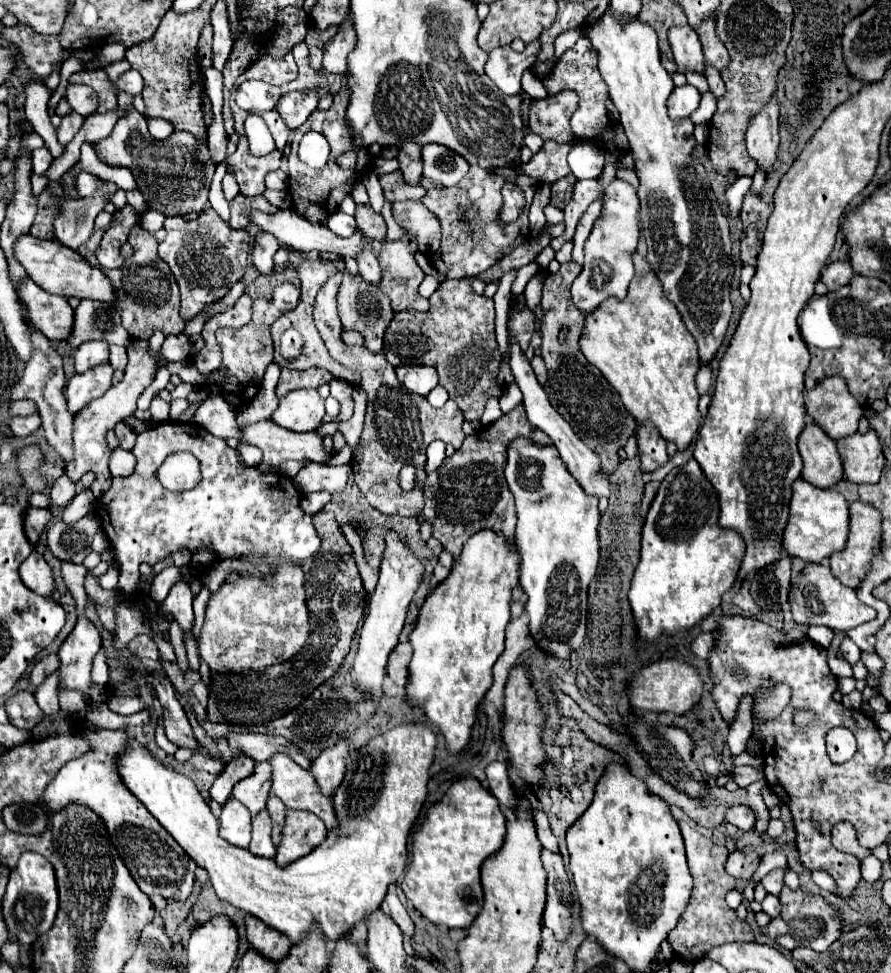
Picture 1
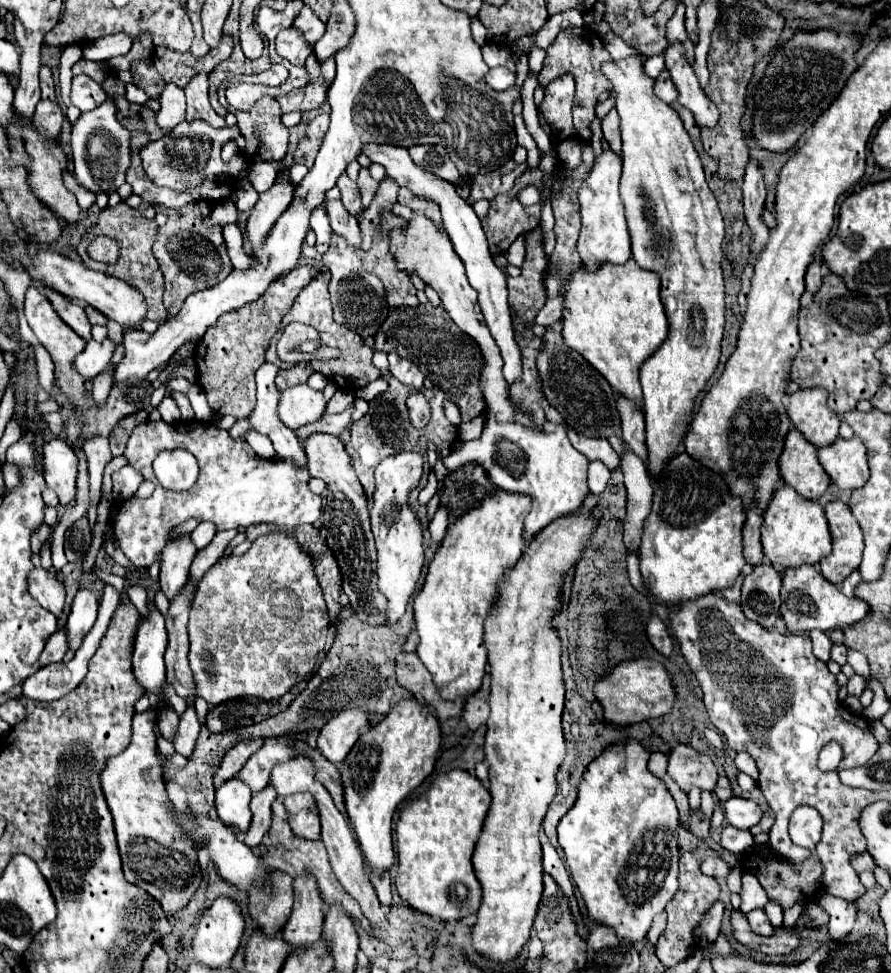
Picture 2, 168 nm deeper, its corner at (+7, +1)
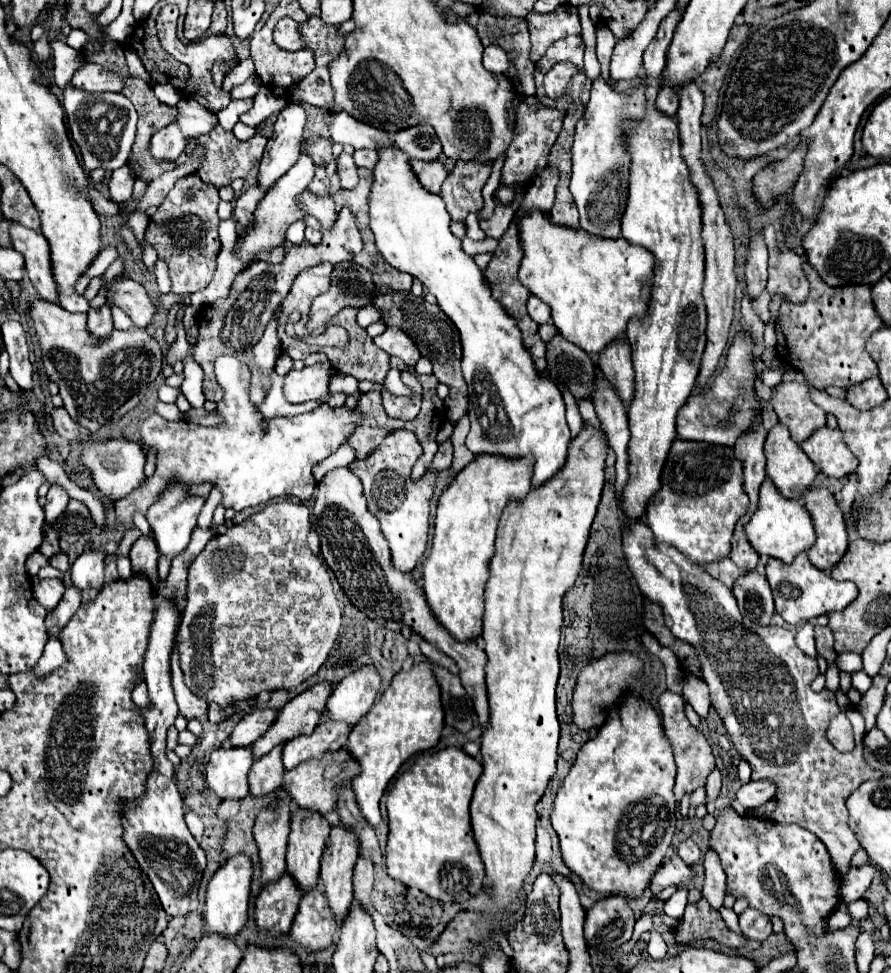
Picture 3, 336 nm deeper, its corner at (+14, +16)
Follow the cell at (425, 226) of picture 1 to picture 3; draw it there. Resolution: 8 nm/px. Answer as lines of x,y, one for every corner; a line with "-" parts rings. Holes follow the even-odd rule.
410,160
412,164
412,170
416,172
418,180
422,182
422,186
428,190
428,192
434,192
438,194
440,192
440,186
444,182
444,178
448,176
442,160
432,160
432,162
422,162
422,160

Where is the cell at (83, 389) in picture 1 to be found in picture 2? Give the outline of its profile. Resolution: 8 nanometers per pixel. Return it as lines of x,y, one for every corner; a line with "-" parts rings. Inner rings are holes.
105,339
103,343
97,341
87,343
87,347
75,357
75,371
83,375
85,381
93,379
107,367
113,351
115,351
115,343
109,339

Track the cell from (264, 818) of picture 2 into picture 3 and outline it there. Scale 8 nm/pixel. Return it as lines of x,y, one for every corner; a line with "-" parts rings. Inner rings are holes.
278,744
268,754
254,760
250,768
250,794
252,796
272,794
282,786
282,776
286,772
282,764
282,748
284,744

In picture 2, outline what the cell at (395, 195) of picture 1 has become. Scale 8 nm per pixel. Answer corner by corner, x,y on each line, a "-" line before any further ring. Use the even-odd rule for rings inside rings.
361,169
359,171
359,179
357,179
357,187
359,187
359,193
361,193
361,199
363,199
363,209
369,207
373,195
377,193
377,187
379,183
371,177
369,169

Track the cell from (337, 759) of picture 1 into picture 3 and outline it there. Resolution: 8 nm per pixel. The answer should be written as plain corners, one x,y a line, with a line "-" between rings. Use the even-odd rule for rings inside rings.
368,664
348,674
334,686
334,694
328,700
330,720
356,724
374,704
380,690
380,674
376,666

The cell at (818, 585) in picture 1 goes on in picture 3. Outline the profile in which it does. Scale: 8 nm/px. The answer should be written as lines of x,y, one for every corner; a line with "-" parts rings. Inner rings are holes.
806,552
798,554
792,564
784,564
780,560
770,558
766,562
766,580
774,594
776,612
792,626
800,622
808,622
820,614
844,610
858,596
858,588
854,582
838,582
830,578
826,572
812,566

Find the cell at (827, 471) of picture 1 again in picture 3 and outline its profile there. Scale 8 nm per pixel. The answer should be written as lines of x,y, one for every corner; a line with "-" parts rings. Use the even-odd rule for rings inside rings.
776,424
764,444
766,454
766,474
774,486
788,500
802,498
802,494
814,482
818,470
812,460
802,452
800,444
790,438
784,424

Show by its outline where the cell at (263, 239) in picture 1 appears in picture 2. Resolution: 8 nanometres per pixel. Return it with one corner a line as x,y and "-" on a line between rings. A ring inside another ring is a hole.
283,169
283,175
275,181
275,185
269,191
261,193
257,205
251,209
251,215
247,219
247,237
253,251
263,245
263,239
267,239
267,231
271,231
271,227
285,213
291,201
293,185
289,179
289,171

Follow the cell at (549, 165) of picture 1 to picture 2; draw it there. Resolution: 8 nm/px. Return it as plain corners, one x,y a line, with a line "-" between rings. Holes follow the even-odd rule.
509,159
503,167
498,167
491,173
485,175
475,175
471,181
471,195
469,201
477,199
493,199
499,193
511,191
515,185
515,179
520,177
528,169
527,163
517,164
513,159

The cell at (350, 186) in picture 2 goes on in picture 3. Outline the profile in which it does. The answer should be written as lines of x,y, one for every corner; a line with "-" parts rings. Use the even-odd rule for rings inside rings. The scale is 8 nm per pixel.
320,138
320,140
316,140
316,142
310,142
310,144
306,146
304,154
312,156
314,164
328,164
328,162
332,160
330,146
332,146
332,142
330,142
330,140
326,140
326,138

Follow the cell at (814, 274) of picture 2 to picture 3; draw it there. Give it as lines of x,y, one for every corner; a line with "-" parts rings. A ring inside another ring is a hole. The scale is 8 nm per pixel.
768,225
763,230
763,236
769,252
766,290
770,296
780,296
782,302
802,304
810,288
802,272
802,258
788,248
781,251
781,241
774,225

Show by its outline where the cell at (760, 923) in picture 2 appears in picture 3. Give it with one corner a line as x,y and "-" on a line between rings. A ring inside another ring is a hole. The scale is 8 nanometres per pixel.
746,908
744,914
740,914
740,928
748,940
758,940
758,942
764,942
772,934
770,918
752,908

